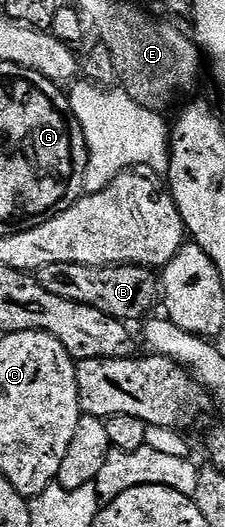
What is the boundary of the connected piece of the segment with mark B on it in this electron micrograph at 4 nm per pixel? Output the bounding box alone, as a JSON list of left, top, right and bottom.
[34,263,162,321]

